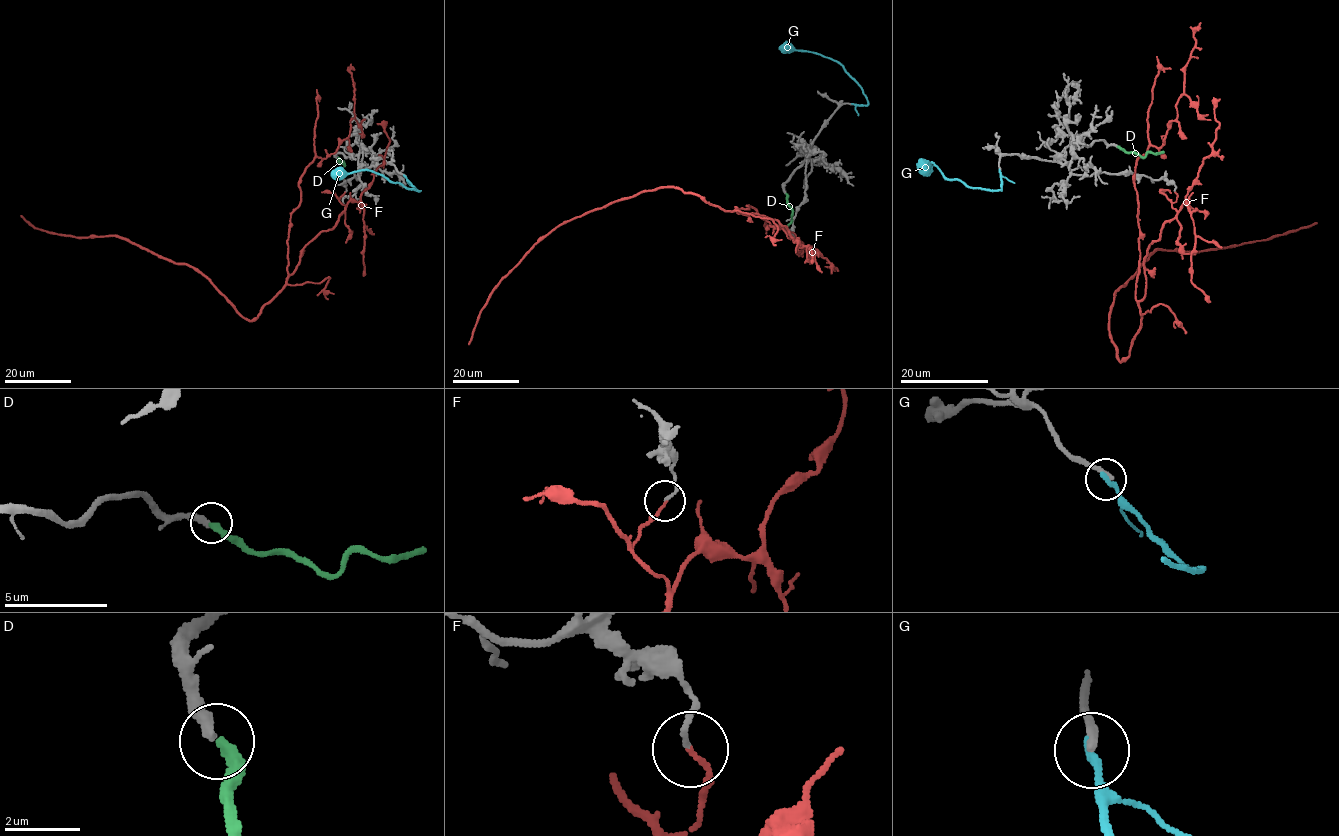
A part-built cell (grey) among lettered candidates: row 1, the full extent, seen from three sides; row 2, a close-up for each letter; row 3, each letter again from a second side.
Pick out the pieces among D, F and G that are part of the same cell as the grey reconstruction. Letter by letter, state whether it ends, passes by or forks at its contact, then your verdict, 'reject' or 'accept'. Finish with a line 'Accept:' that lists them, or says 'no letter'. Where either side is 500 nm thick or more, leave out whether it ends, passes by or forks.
D: it ends | accept
F: it ends | reject
G: it ends | reject
Accept: D

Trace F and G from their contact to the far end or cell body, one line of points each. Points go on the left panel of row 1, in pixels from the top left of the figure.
F: (344, 192), (337, 223), (308, 242), (287, 283), (251, 320), (185, 264), (116, 236), (38, 229), (20, 216)
G: (404, 176), (420, 190), (406, 189), (367, 169), (331, 172)

